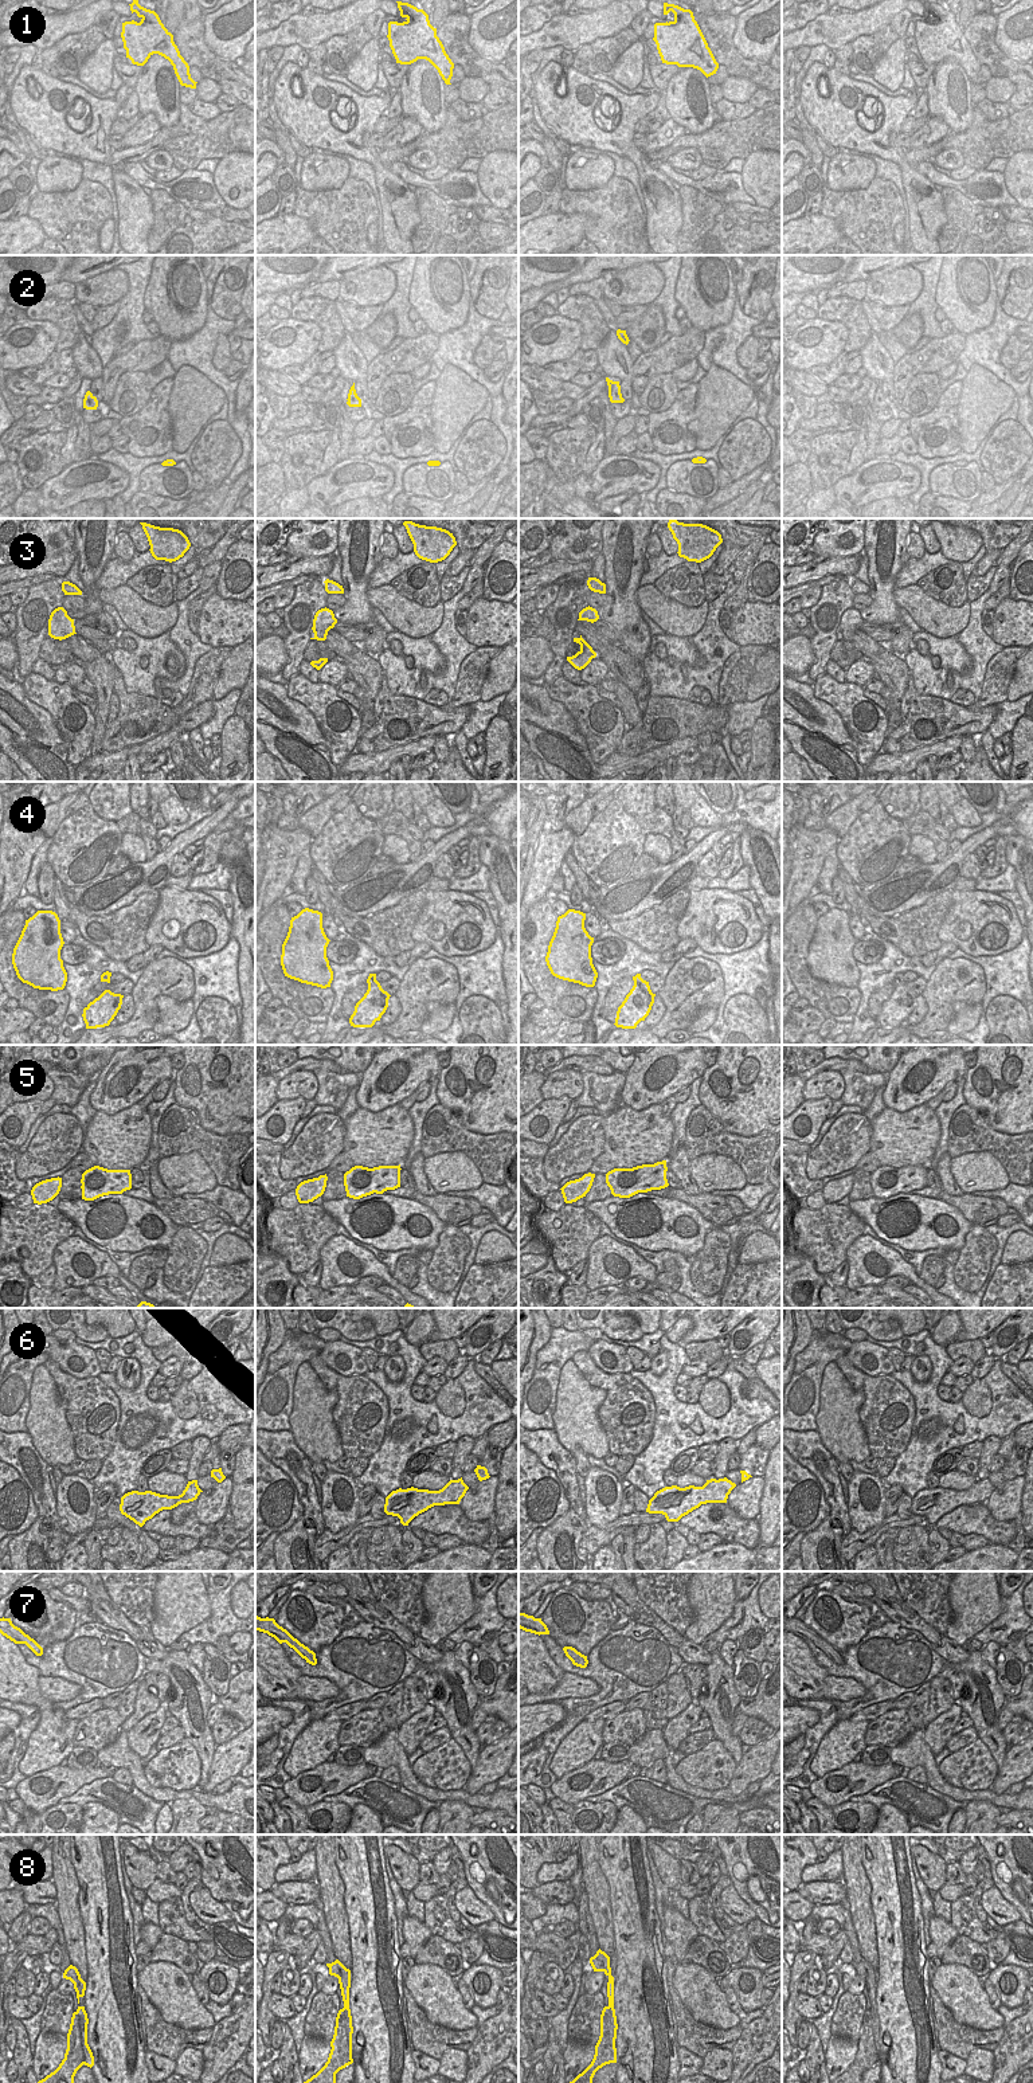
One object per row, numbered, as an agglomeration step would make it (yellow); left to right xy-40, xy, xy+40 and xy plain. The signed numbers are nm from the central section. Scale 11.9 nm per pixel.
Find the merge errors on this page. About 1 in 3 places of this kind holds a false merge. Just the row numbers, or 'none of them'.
8.

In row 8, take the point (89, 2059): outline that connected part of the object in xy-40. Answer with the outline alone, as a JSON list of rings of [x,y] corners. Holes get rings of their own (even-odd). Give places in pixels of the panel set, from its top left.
[[[78,2006],[77,2012],[78,2012],[78,2016],[79,2016],[79,2024],[81,2024],[81,2029],[82,2029],[85,2066],[91,2068],[94,2066],[94,2056],[93,2056],[93,2052],[91,2052],[89,2044],[87,2044],[87,2024],[89,2024],[87,2013],[85,2010],[85,2006]]]

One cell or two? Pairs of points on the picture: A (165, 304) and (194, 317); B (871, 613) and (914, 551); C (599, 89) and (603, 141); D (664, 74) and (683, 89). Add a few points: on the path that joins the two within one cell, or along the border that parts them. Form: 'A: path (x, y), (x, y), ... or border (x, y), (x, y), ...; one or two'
A: path (172, 308), (179, 314), (187, 316); one
B: border (911, 532), (906, 539), (904, 552); two
C: path (593, 102), (587, 108), (587, 125), (590, 128); one
D: border (683, 67), (670, 78), (664, 90); two

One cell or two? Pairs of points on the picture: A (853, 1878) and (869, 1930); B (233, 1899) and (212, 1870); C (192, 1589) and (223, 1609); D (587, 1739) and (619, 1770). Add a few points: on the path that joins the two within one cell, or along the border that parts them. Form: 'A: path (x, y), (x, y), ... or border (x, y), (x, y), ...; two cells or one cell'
A: path (859, 1891), (863, 1917); one cell
B: path (233, 1892), (219, 1876); one cell
C: border (204, 1585), (208, 1593), (210, 1614), (192, 1628); two cells
D: border (593, 1758), (564, 1773); two cells

